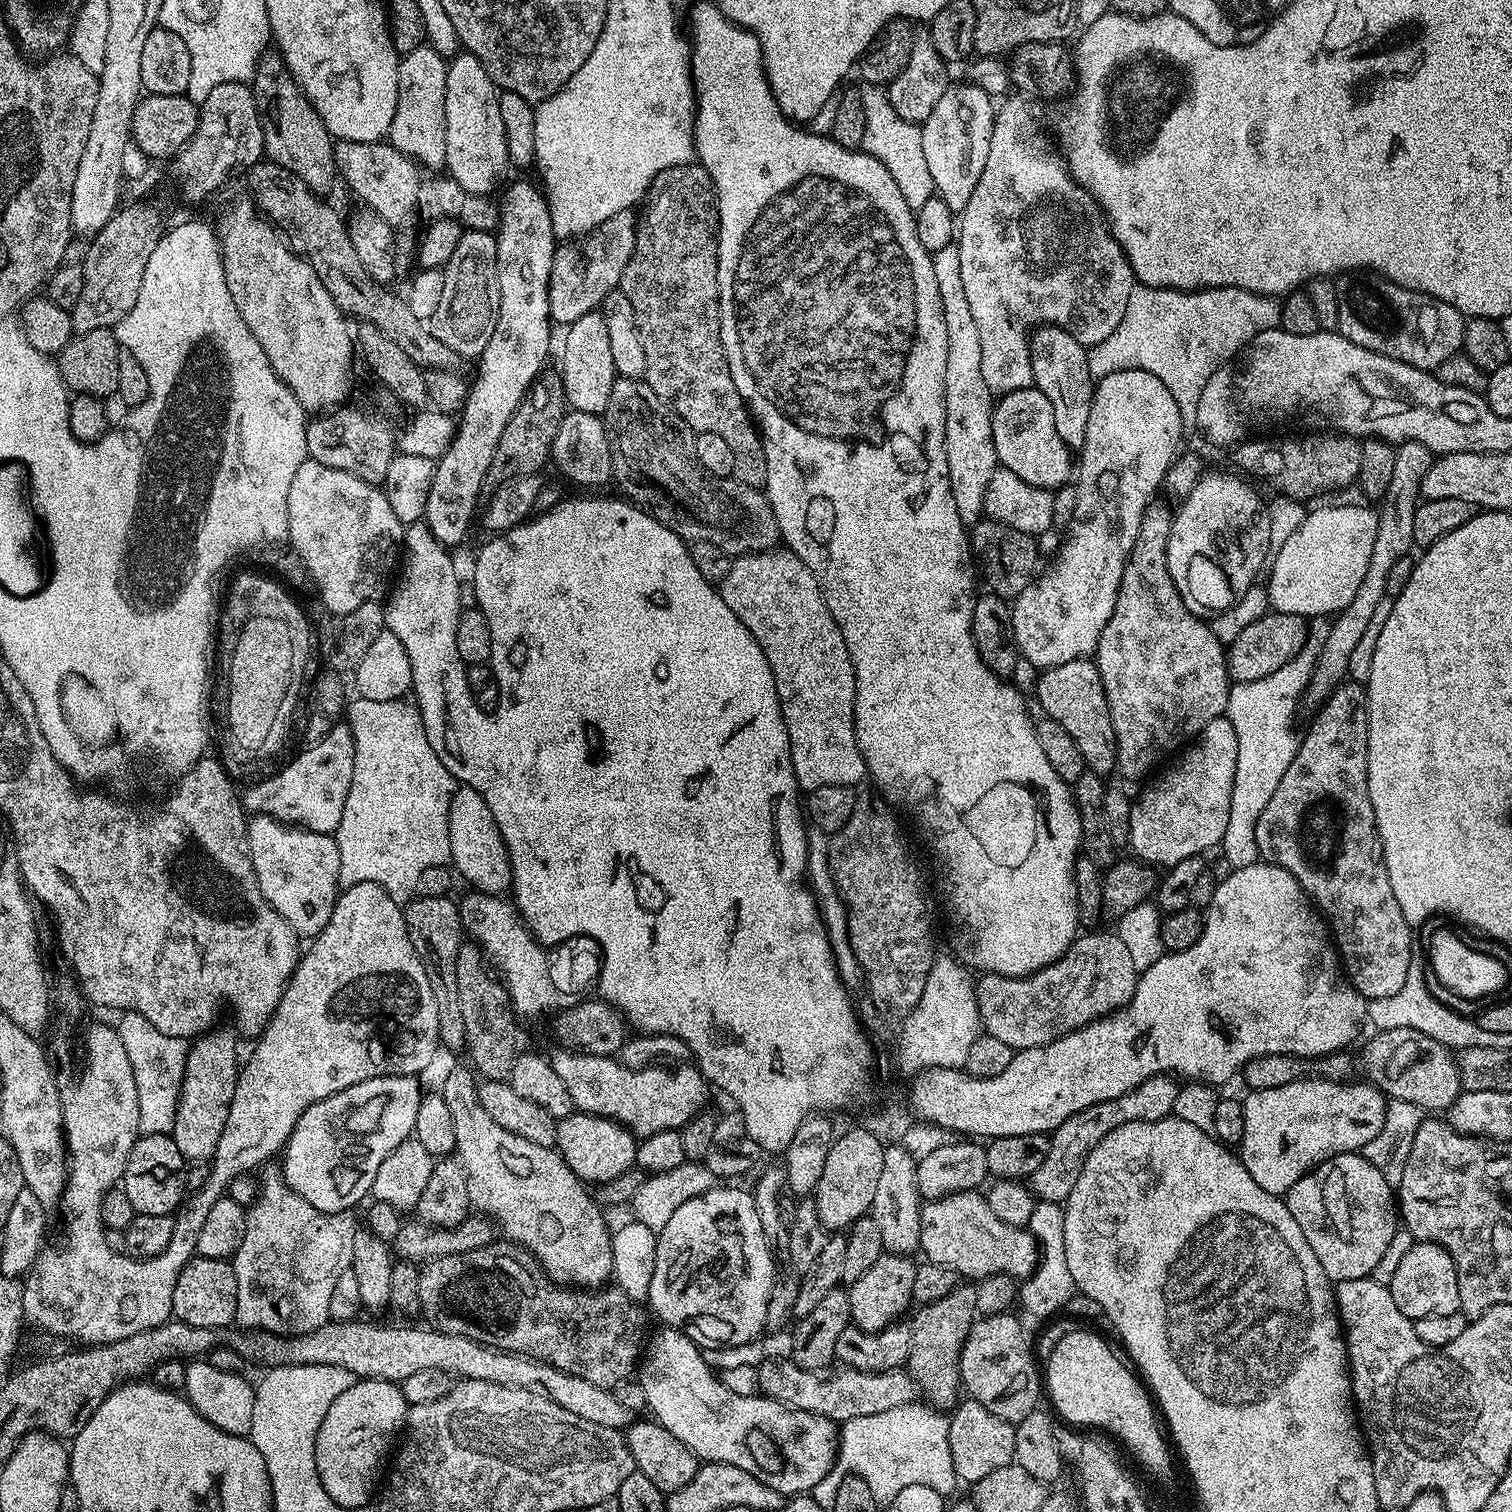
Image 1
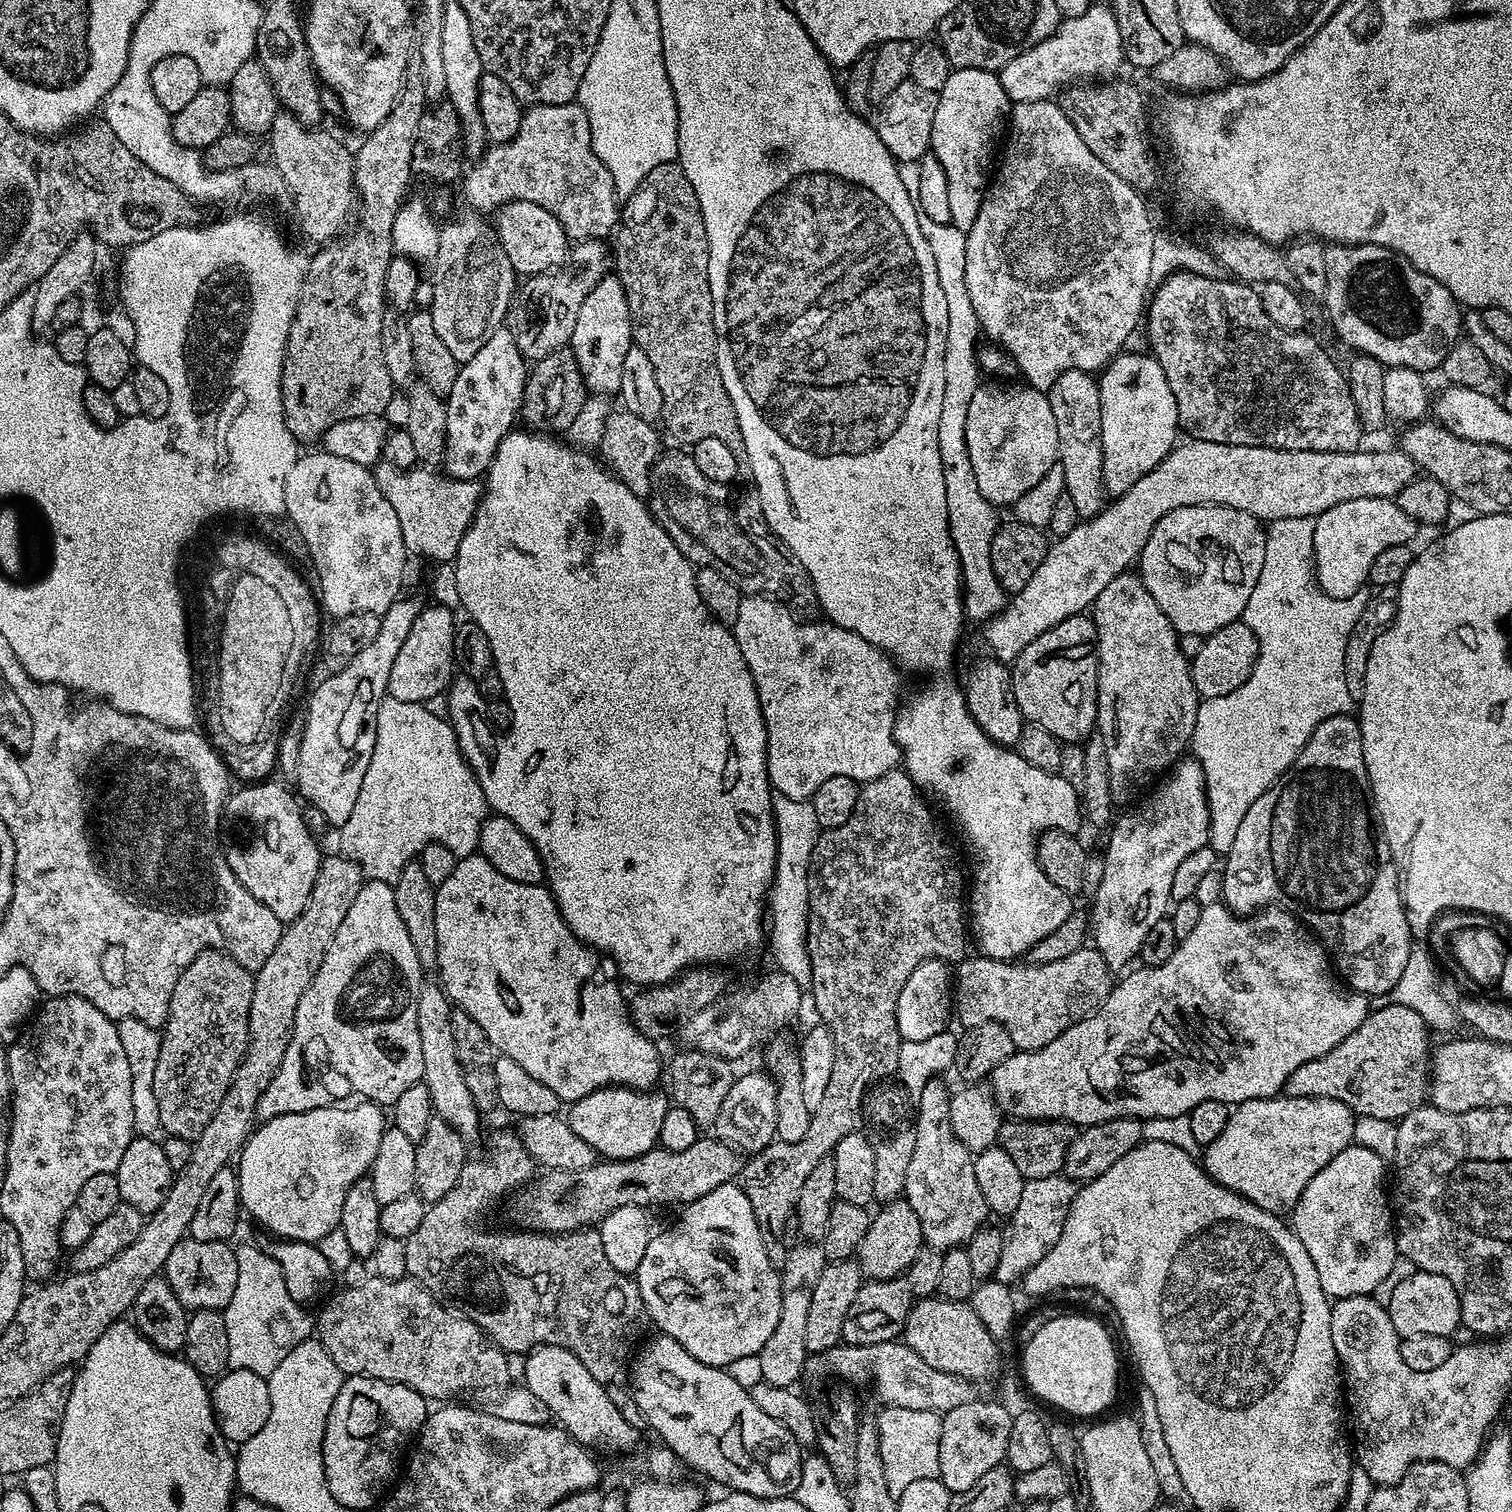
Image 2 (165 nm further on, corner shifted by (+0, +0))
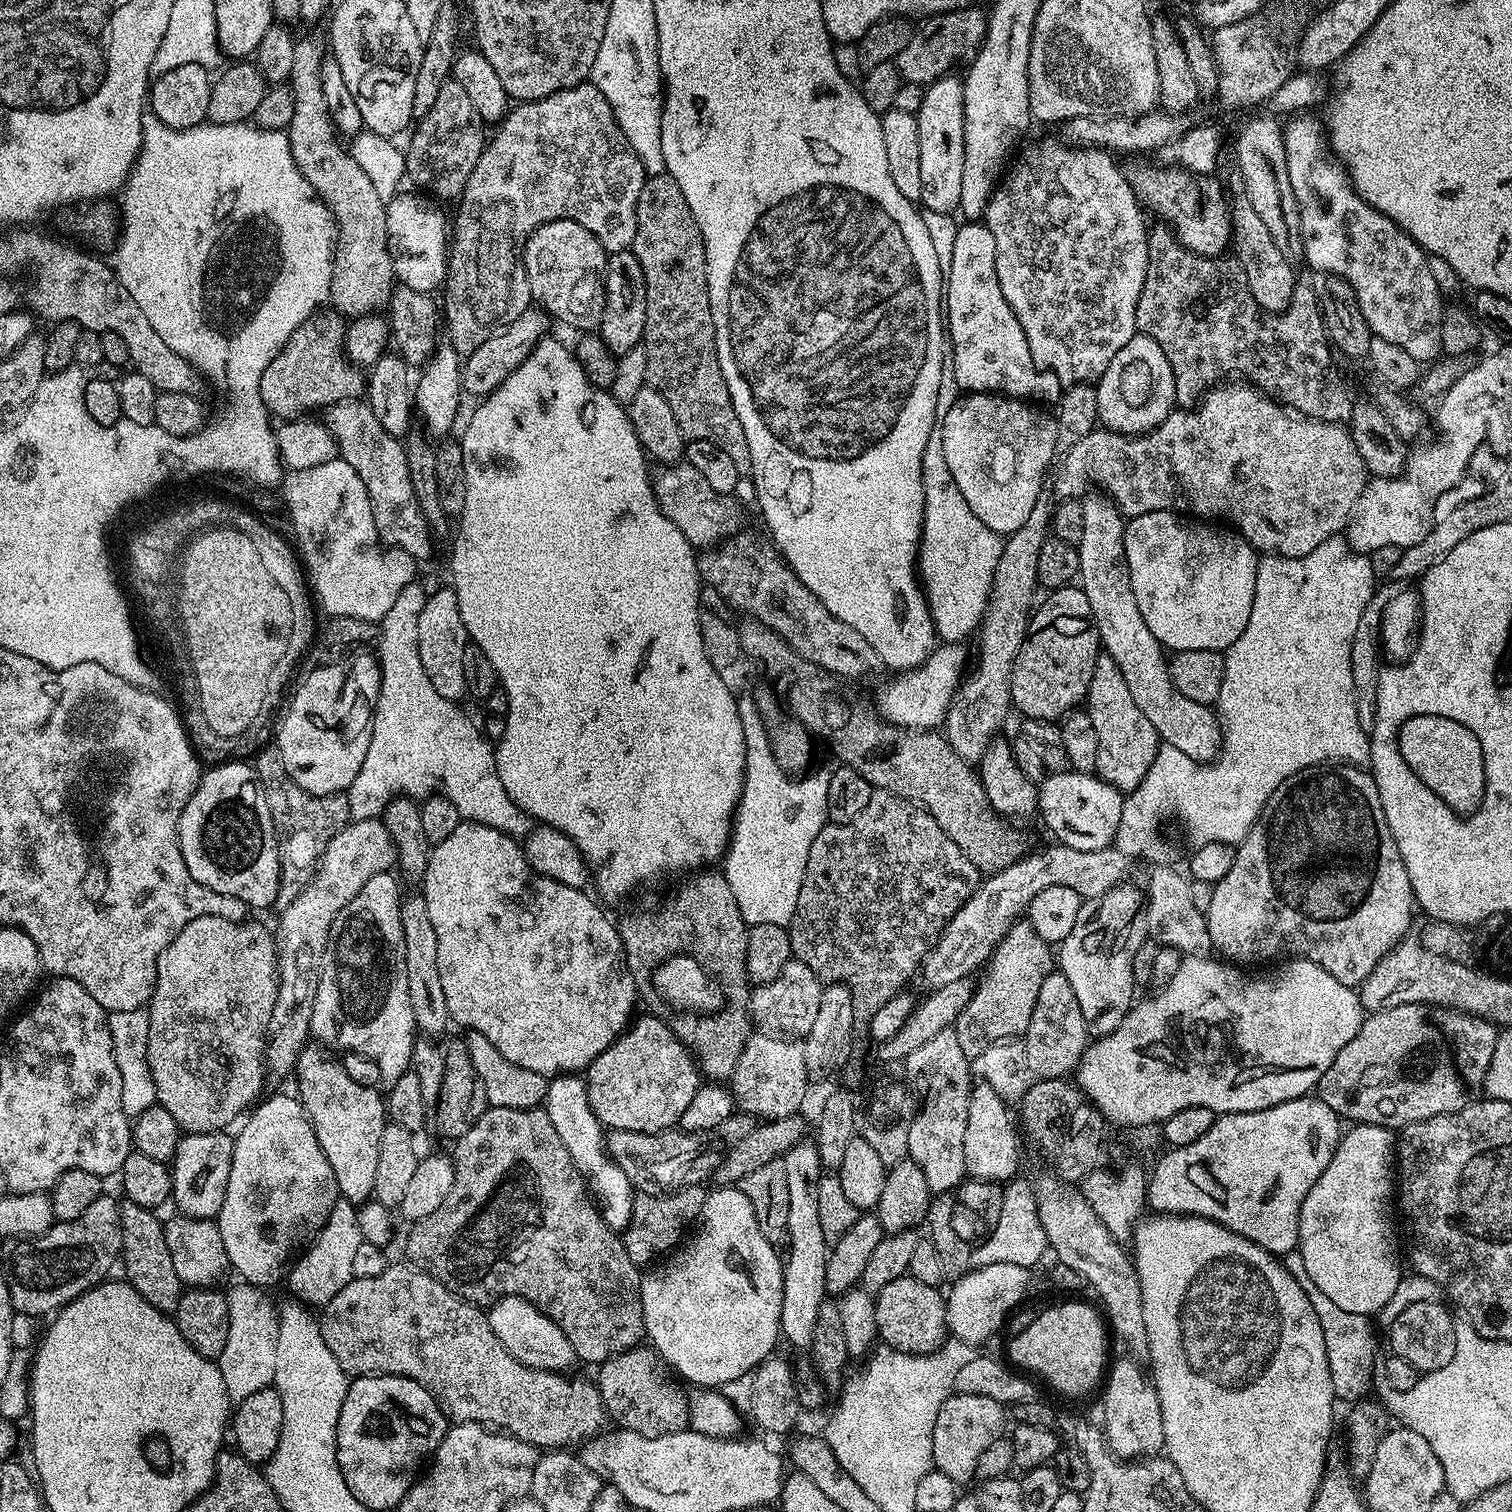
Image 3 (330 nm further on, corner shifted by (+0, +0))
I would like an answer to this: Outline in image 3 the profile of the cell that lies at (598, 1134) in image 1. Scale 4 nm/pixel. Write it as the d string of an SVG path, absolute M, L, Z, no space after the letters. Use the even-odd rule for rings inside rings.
M637 1015L624 1035L616 1037L586 1070L588 1101L608 1130L666 1132L675 1129L686 1106L702 1087L700 1065L687 1046L657 1016L643 1015Z

